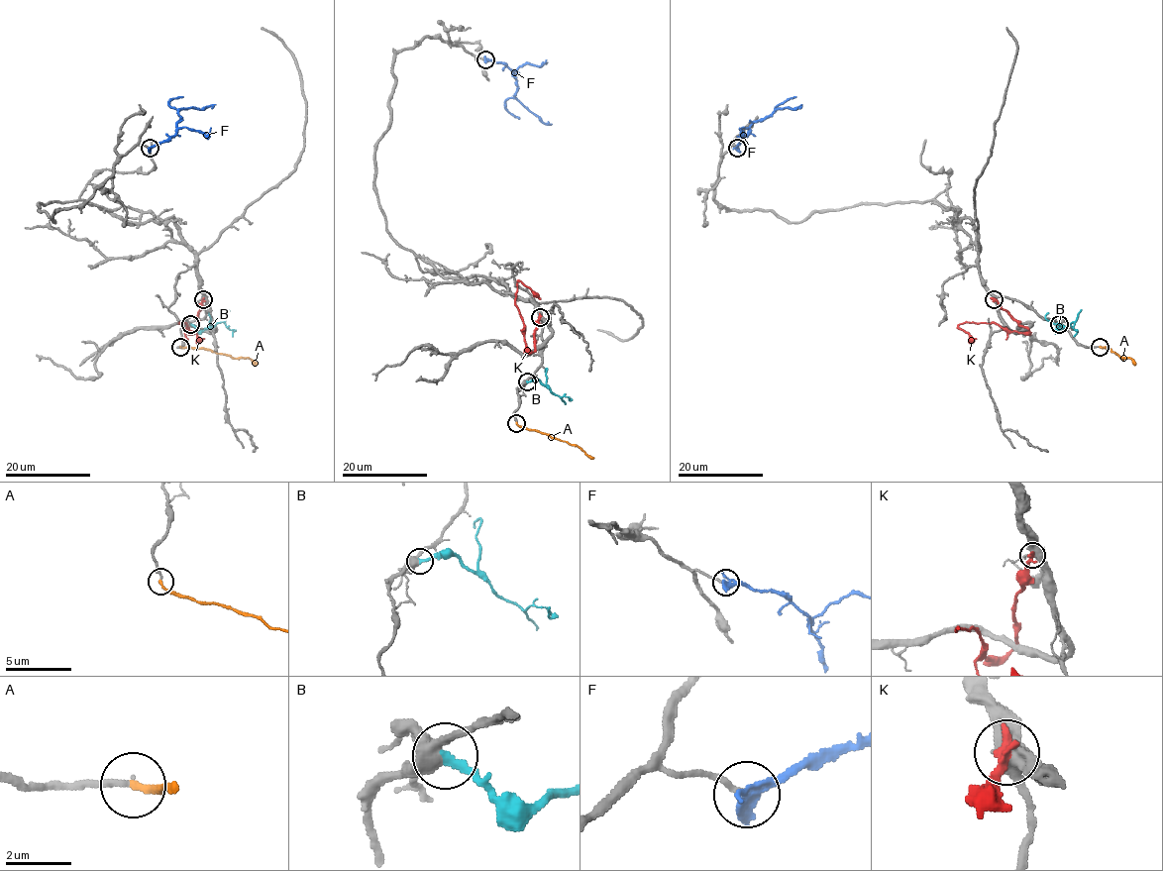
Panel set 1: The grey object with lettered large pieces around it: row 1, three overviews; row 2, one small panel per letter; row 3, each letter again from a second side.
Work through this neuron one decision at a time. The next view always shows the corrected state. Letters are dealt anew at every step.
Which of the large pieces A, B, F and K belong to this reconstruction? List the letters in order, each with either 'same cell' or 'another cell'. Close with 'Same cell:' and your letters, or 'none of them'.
A: same cell
B: another cell
F: another cell
K: another cell
Same cell: A

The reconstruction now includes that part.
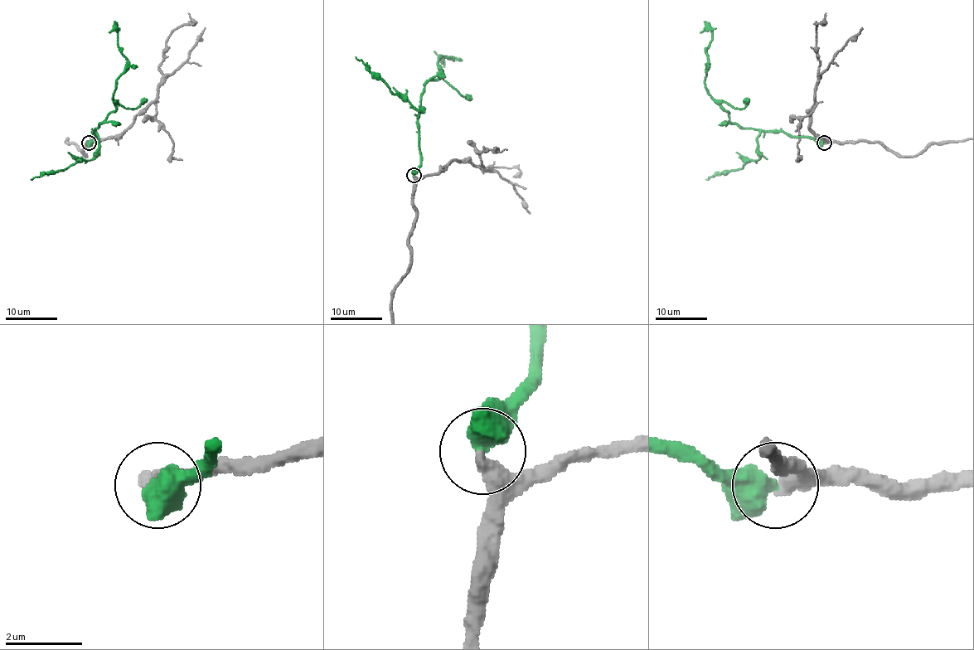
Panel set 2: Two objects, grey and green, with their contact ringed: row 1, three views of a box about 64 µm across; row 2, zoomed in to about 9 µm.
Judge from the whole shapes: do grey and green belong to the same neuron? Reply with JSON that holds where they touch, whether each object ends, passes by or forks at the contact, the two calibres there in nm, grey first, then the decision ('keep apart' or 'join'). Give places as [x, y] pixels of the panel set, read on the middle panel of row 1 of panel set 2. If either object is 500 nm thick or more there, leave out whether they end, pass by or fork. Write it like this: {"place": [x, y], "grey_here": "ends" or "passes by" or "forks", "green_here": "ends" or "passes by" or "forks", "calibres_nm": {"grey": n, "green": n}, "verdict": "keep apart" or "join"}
{"place": [414, 175], "calibres_nm": {"grey": 460, "green": 650}, "verdict": "join"}

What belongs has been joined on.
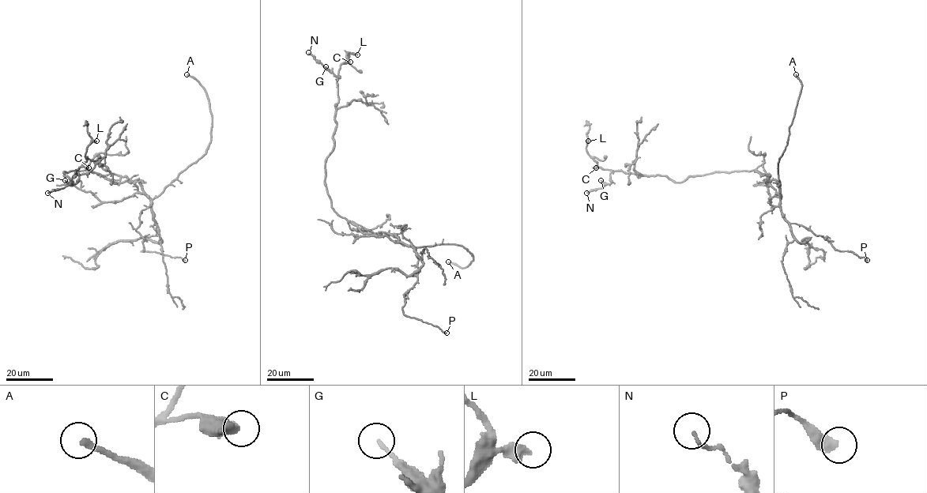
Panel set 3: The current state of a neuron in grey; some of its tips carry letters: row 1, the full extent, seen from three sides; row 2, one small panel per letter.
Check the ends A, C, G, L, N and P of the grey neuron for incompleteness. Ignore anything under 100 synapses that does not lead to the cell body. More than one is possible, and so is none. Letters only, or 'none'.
A

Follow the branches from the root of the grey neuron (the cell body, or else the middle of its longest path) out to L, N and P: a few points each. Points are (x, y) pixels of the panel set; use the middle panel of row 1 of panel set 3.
L: (363, 232), (333, 210), (325, 182), (325, 160), (333, 147), (338, 69), (348, 62), (348, 52), (357, 54)
N: (363, 232), (333, 210), (325, 182), (325, 160), (333, 147), (340, 76), (327, 70), (308, 52)
P: (363, 232), (393, 234), (413, 248), (417, 280), (404, 295), (403, 314), (446, 333)

